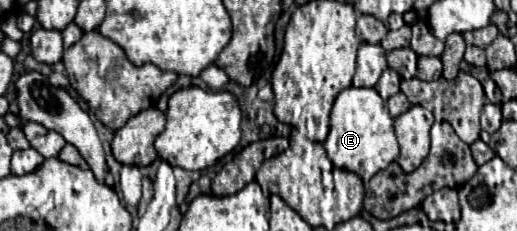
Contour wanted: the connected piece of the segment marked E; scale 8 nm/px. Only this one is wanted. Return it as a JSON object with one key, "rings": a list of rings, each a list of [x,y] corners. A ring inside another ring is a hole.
{"rings":[[[375,88],[343,90],[331,110],[331,128],[325,140],[325,150],[335,168],[349,170],[369,182],[379,170],[387,168],[399,156],[399,144],[393,132],[393,118]]]}

